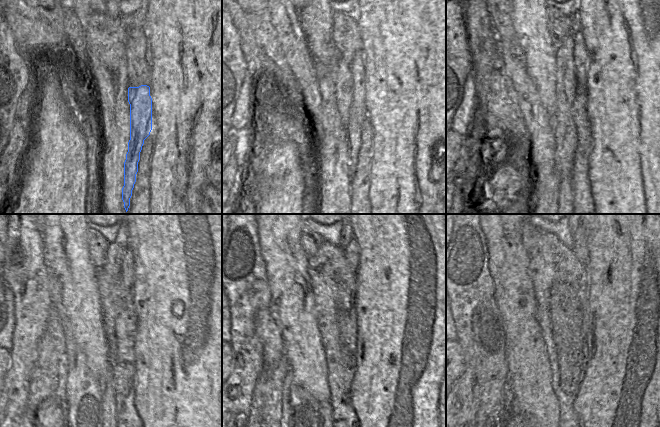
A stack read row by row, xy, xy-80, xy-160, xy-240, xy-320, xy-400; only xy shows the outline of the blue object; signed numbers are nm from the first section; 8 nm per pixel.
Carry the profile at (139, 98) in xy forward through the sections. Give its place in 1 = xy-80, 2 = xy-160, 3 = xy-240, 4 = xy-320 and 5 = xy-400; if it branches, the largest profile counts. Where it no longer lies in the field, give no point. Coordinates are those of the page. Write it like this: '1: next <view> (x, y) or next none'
1: next xy-80 (358, 114)
2: next xy-160 (580, 53)
3: next xy-240 (127, 276)
4: next xy-320 (352, 252)
5: next xy-400 (579, 248)

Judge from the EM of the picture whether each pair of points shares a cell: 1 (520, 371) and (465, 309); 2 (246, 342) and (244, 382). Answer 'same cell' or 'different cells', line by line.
1: different cells
2: same cell

